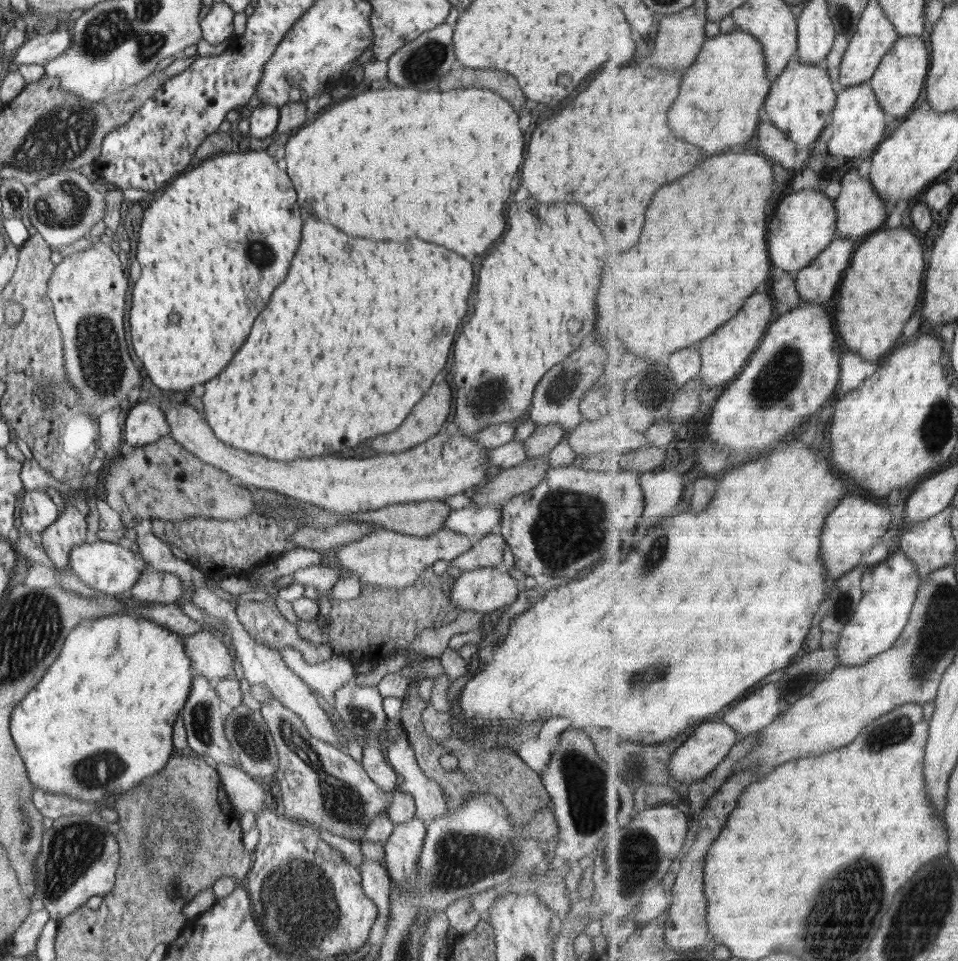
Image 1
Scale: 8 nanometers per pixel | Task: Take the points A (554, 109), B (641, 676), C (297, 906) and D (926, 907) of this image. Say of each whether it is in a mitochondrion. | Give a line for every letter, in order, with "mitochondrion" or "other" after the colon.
A: other
B: mitochondrion
C: mitochondrion
D: mitochondrion

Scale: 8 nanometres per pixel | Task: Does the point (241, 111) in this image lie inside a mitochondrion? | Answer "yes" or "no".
no

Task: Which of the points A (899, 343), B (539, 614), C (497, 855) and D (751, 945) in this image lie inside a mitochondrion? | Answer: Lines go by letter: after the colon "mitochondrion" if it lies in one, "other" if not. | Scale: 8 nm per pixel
A: other
B: other
C: mitochondrion
D: other

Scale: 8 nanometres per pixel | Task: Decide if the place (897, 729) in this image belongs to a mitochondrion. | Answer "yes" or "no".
yes

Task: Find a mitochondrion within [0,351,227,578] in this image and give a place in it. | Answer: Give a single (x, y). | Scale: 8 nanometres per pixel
(45, 393)

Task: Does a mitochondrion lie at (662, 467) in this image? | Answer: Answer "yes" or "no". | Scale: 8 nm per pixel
no

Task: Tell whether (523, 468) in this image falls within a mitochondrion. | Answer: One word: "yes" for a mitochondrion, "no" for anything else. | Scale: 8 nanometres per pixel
no

